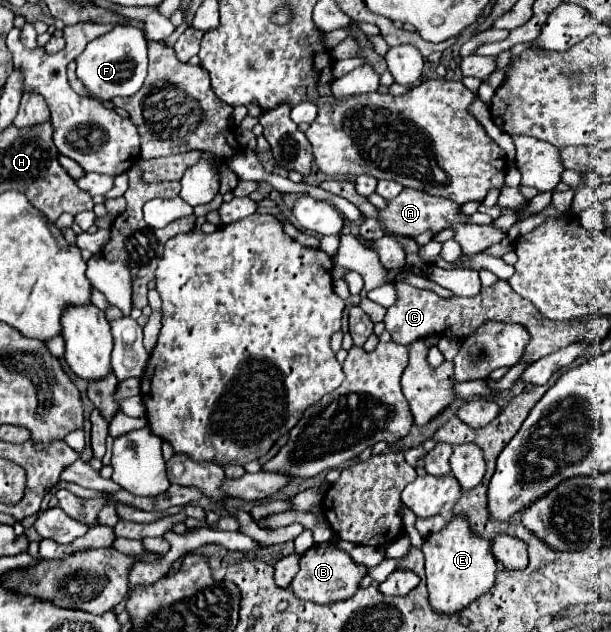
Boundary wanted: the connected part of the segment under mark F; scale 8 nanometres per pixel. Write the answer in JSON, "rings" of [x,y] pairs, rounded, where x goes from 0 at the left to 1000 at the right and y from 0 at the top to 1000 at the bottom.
{"rings":[[[188,43],[182,52],[149,65],[139,81],[123,93],[126,122],[155,160],[178,163],[188,153],[214,153],[224,147],[241,122],[241,68],[234,49],[224,43]]]}

